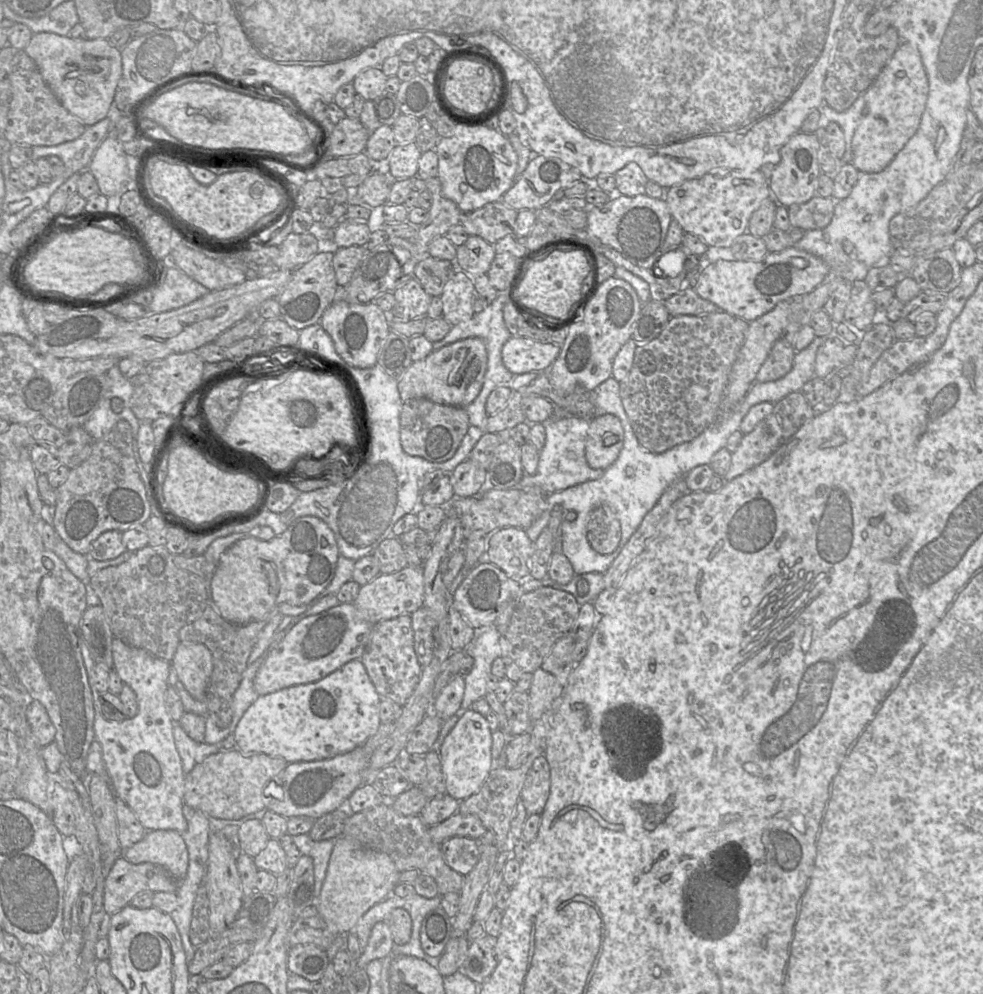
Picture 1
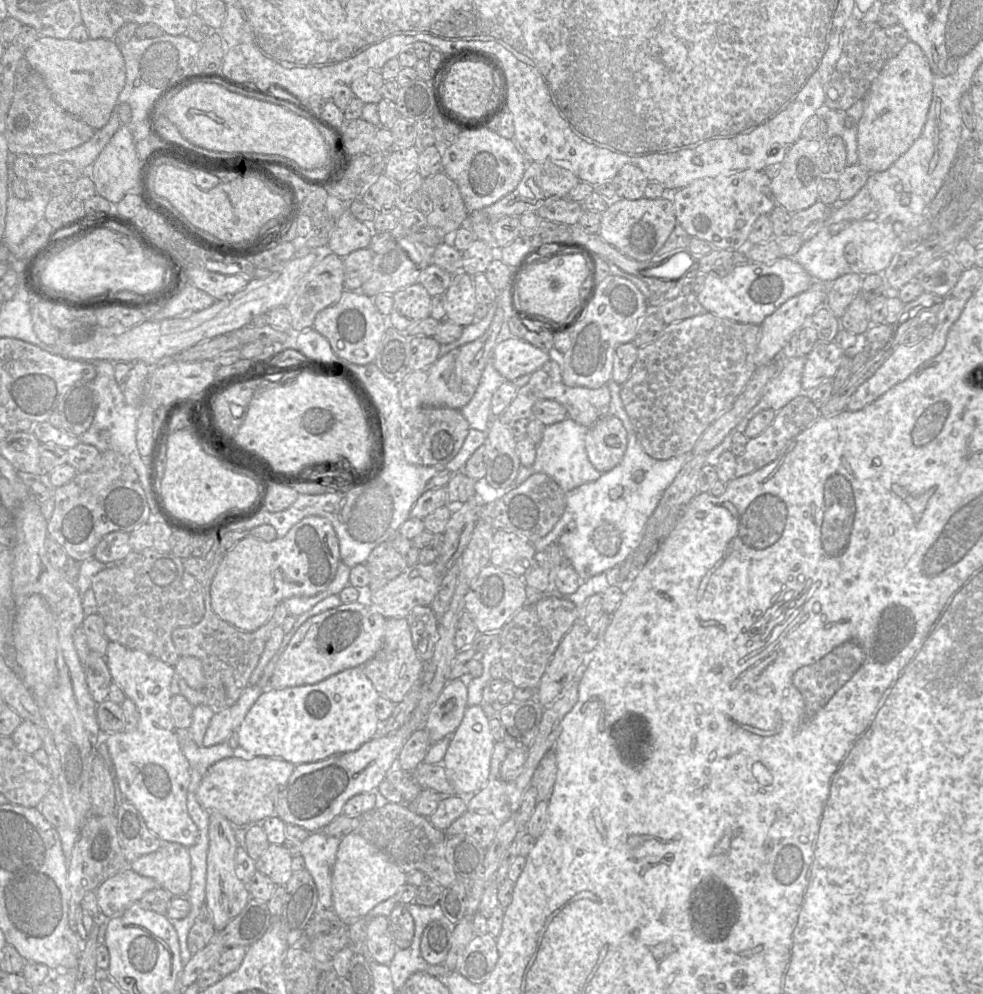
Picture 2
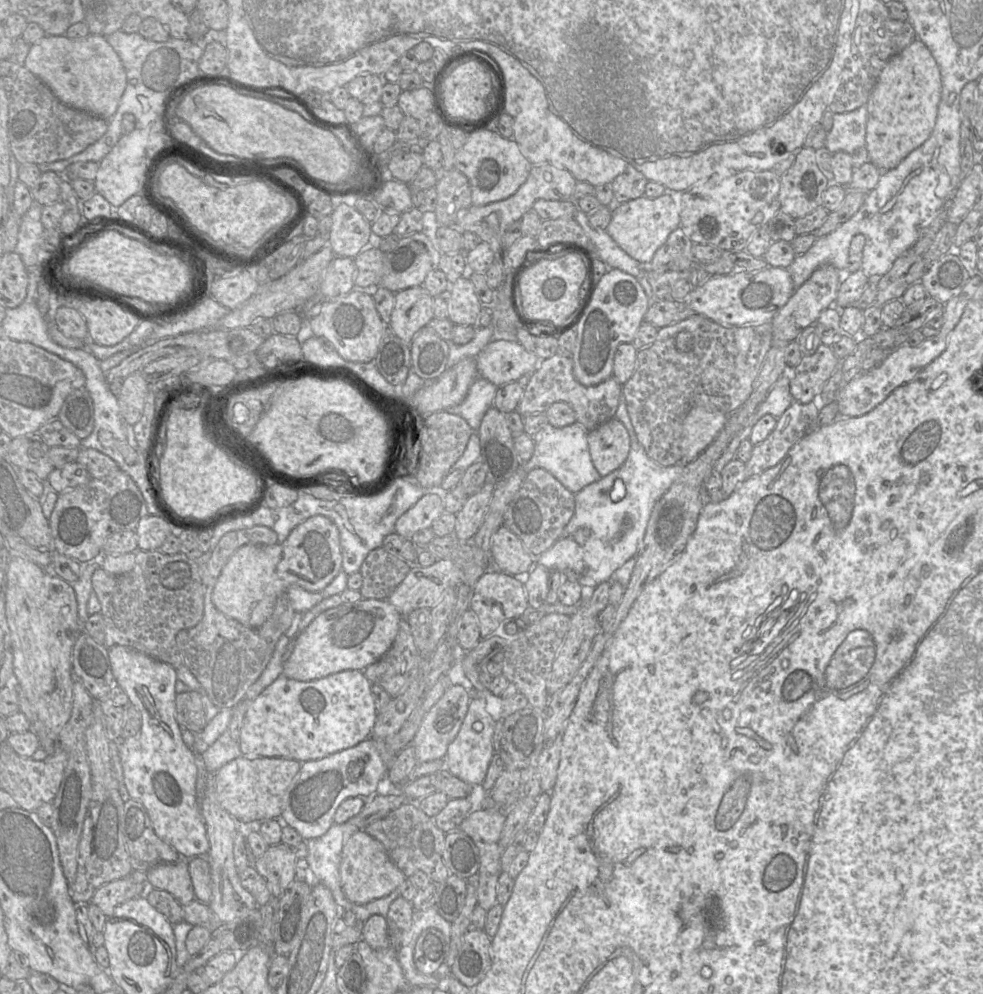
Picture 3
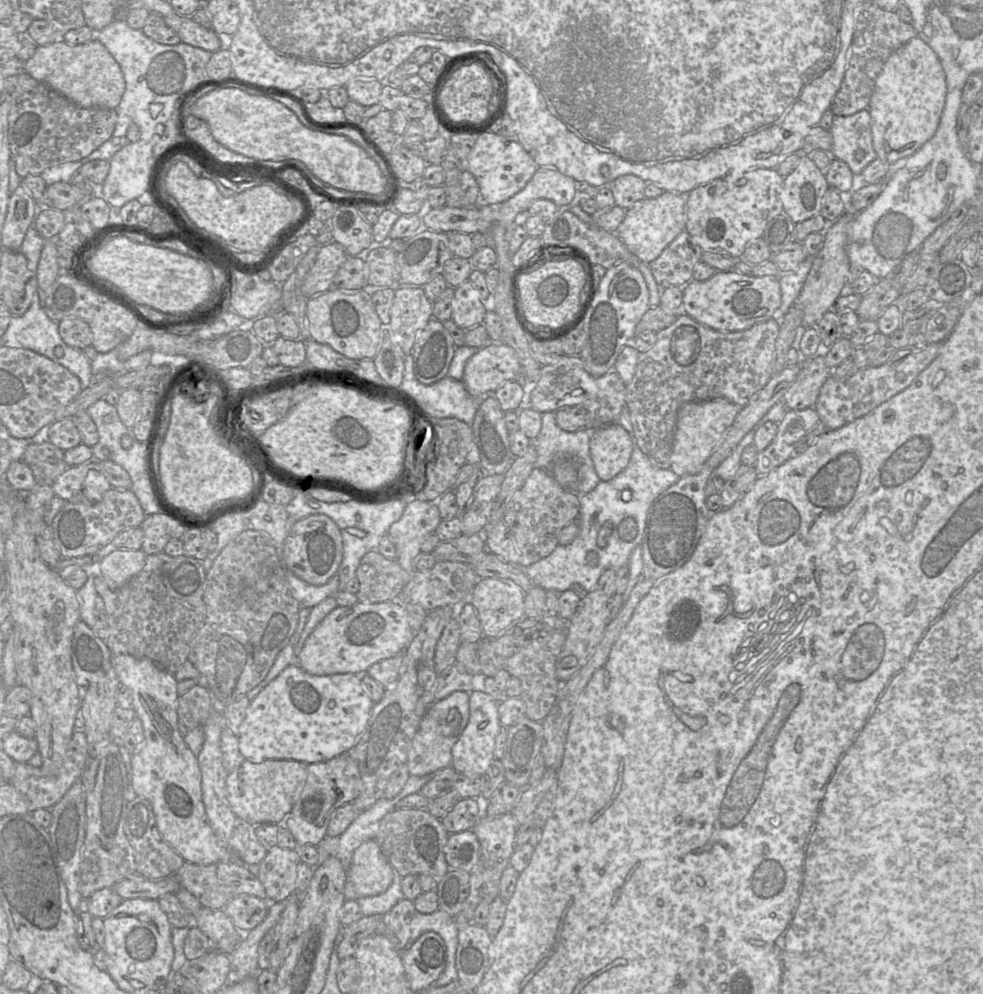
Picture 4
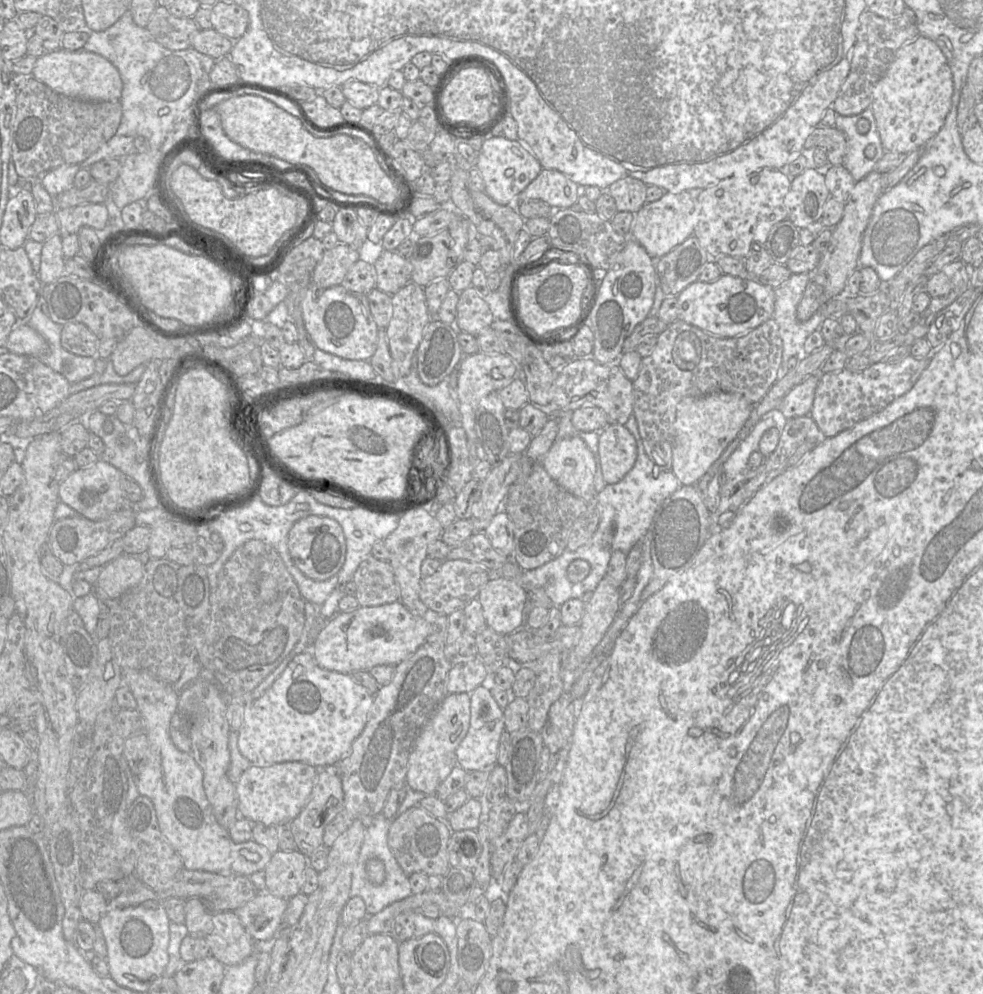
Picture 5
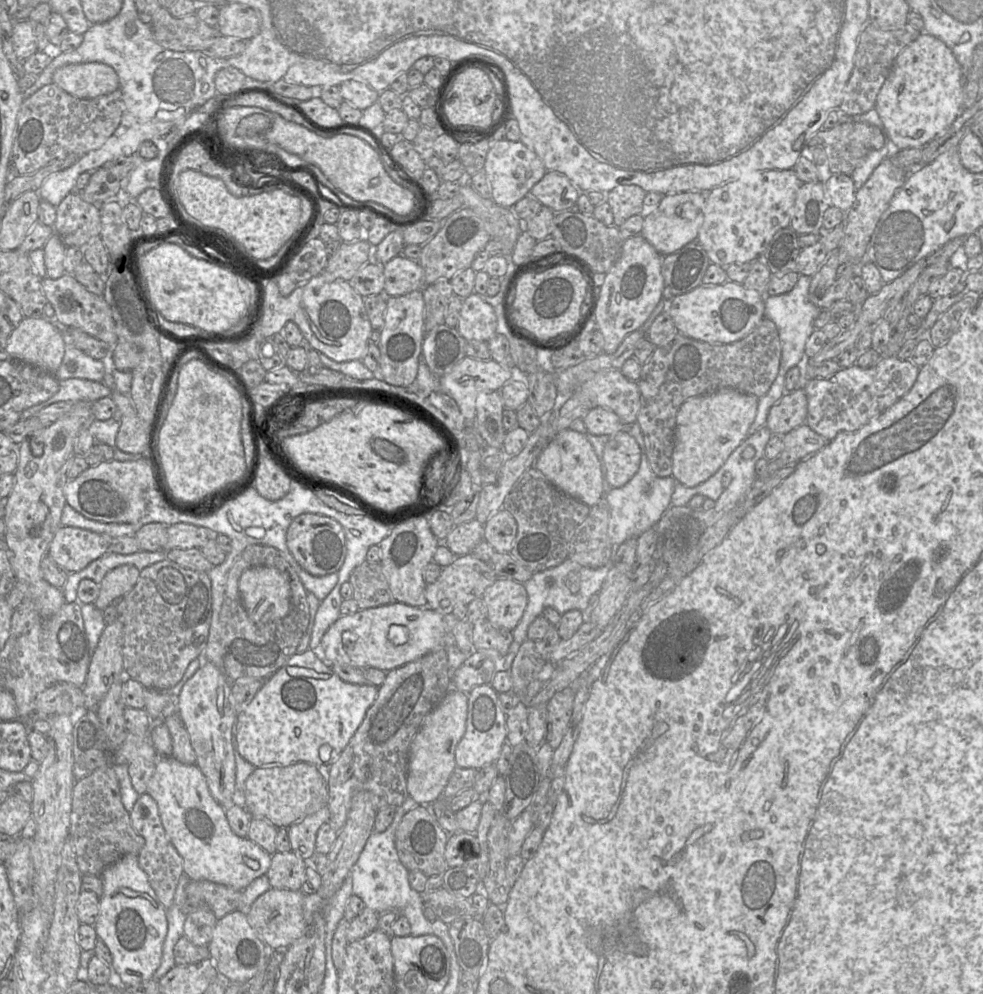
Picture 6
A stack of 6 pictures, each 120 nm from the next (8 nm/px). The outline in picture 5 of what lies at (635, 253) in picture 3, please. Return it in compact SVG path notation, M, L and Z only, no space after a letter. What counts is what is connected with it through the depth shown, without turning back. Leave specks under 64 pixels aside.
M666 192L659 200L645 203L634 214L630 238L638 242L652 259L658 260L692 236L697 223L698 202L691 192Z

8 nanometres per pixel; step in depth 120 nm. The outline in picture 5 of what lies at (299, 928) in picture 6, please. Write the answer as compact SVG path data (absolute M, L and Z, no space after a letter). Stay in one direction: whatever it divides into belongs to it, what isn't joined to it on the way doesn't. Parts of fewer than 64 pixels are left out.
M260 892L234 912L254 941L273 941L278 935L288 899Z

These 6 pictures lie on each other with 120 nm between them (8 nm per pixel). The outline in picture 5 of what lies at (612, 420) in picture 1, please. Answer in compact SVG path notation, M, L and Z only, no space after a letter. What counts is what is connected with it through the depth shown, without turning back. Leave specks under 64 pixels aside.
M608 424L599 432L598 453L604 482L615 484L635 464L636 441L624 425Z

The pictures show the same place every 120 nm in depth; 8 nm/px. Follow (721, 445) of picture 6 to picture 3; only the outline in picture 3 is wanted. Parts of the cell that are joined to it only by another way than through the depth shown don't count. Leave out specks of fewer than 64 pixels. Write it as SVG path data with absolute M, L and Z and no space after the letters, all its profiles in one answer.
M702 406L691 408L682 423L680 463L694 461L714 441L727 418L720 411L709 411Z

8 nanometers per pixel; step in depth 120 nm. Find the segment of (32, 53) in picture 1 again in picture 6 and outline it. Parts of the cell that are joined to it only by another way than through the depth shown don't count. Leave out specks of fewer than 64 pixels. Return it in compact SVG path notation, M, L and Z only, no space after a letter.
M100 62L68 64L53 74L53 83L78 99L93 99L120 88L116 71Z

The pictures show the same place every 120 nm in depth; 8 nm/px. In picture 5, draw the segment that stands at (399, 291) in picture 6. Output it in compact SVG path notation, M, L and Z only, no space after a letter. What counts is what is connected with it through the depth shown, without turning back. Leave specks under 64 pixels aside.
M384 250L373 266L376 271L375 288L389 295L411 281L412 265L397 251Z

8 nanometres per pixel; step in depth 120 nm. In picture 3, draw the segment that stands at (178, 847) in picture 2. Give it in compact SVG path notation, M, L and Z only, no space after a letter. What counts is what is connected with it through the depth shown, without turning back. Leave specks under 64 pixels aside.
M184 858L150 868L146 872L146 880L149 888L167 891L182 907L195 899L188 863Z

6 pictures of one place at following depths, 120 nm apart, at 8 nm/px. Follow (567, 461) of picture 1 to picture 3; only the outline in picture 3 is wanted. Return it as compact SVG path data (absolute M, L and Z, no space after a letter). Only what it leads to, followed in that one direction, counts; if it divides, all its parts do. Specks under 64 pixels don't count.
M545 422L533 439L533 455L527 462L522 463L522 469L526 473L535 468L544 469L572 494L576 494L601 478L590 458L587 435L588 432L578 423L556 428Z

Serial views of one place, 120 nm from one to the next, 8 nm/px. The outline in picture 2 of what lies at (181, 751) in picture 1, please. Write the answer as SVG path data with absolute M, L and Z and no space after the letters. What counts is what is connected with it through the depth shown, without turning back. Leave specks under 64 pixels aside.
M177 729L180 748L189 762L191 770L197 770L202 776L216 762L232 757L234 749L227 742L210 747L198 746L191 738L188 729Z

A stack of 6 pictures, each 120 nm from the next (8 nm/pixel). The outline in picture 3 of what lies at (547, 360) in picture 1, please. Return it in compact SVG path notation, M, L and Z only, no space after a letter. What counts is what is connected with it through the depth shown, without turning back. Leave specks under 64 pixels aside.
M491 340L475 357L477 375L496 387L530 375L540 360L518 341Z

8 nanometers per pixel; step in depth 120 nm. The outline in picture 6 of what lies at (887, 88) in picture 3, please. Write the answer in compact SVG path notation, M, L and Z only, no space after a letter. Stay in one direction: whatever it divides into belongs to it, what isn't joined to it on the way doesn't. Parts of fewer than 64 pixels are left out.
M926 32L906 46L895 59L876 99L875 109L883 122L893 149L923 148L937 135L943 135L963 110L962 67L952 50L939 38Z

